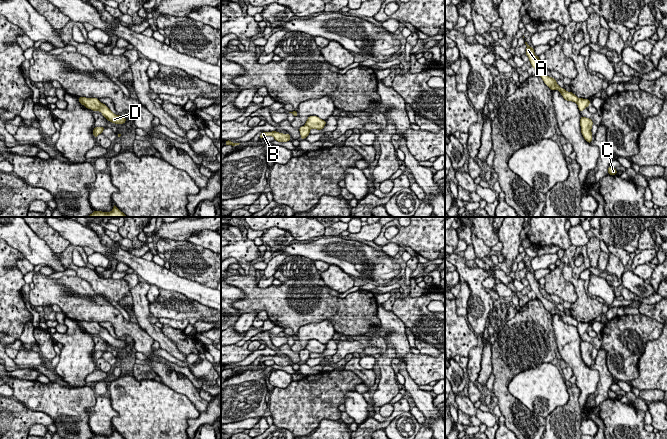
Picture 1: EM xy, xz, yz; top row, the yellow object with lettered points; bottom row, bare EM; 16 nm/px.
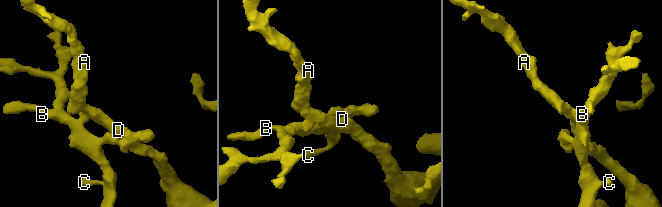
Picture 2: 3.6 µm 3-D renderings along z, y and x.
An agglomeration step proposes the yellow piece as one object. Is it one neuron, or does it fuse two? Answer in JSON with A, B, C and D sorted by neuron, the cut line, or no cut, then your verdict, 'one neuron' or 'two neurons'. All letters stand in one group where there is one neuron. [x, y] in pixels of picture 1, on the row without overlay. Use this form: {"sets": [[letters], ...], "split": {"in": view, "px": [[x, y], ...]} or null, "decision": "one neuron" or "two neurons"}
{"sets": [["A", "D"], ["B", "C"]], "split": {"in": "xz", "px": [[305, 348], [310, 352]]}, "decision": "two neurons"}

